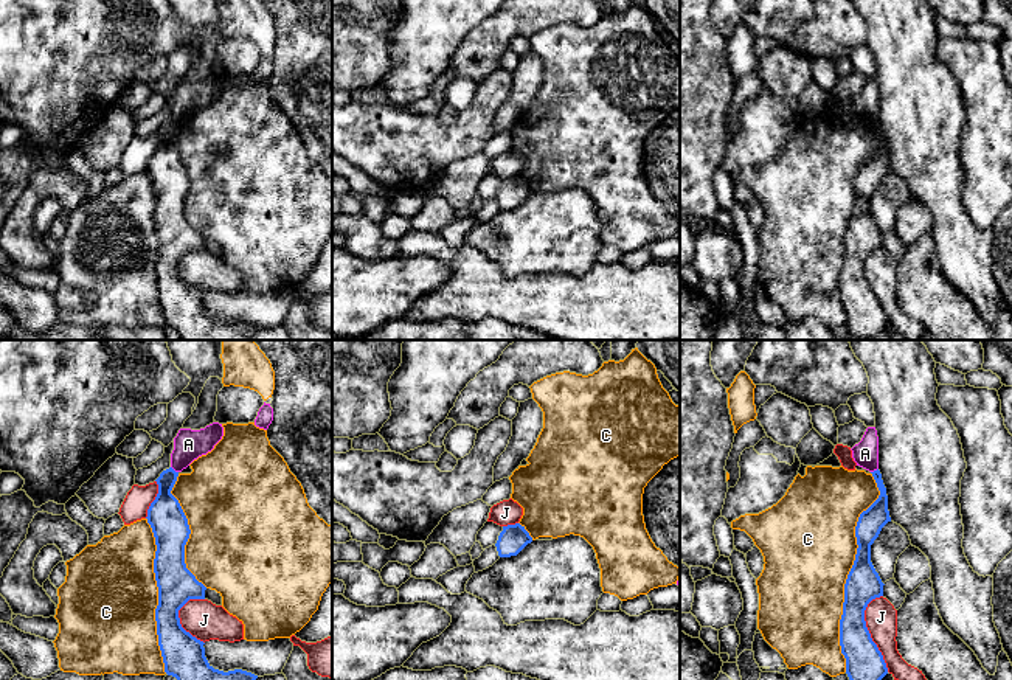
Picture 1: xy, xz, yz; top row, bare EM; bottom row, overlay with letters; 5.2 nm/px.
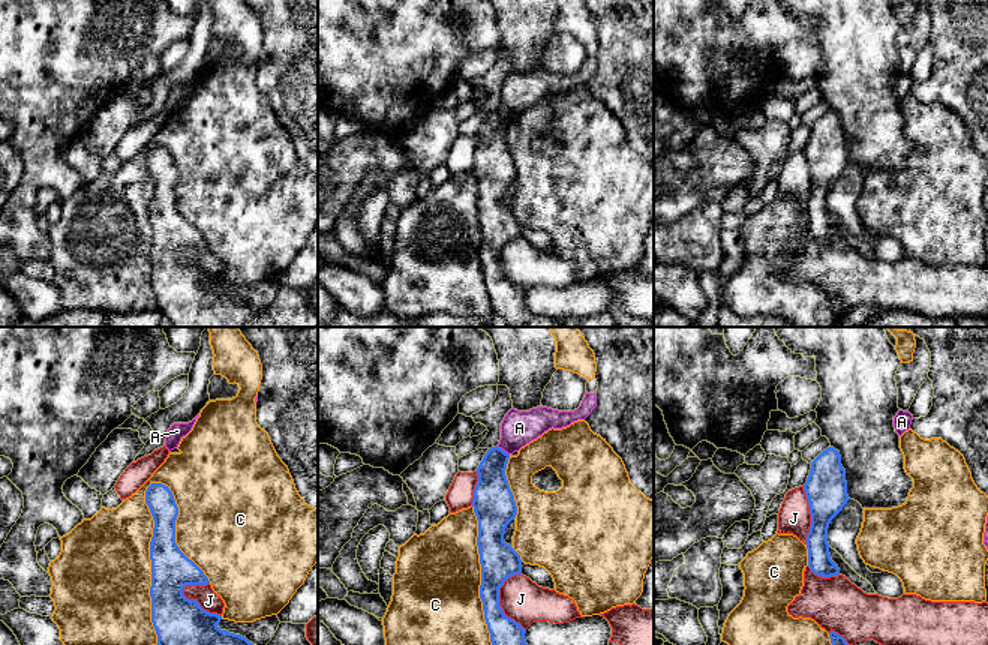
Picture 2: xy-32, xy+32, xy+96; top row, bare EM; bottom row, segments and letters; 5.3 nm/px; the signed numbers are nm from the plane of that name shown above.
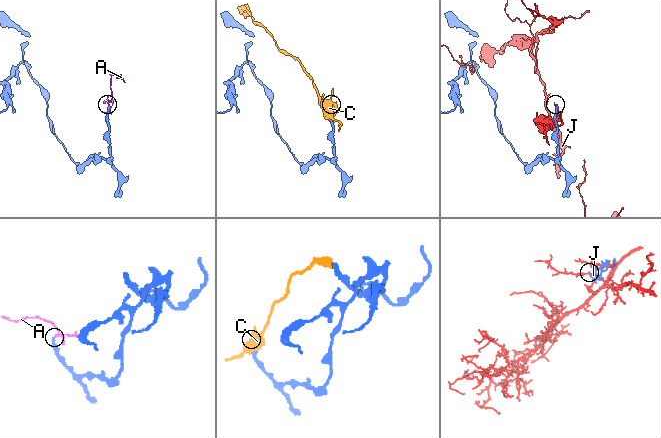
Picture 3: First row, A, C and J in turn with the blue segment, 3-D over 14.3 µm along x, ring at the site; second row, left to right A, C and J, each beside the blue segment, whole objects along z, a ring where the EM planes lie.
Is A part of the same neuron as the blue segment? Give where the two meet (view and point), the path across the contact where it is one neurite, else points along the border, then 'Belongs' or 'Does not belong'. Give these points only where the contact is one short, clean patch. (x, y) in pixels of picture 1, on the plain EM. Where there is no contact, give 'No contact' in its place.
Touches blue at xy (173, 121). Boundary: xy (171, 118), (177, 124). Does not belong

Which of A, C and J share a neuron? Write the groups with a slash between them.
A / C / J

